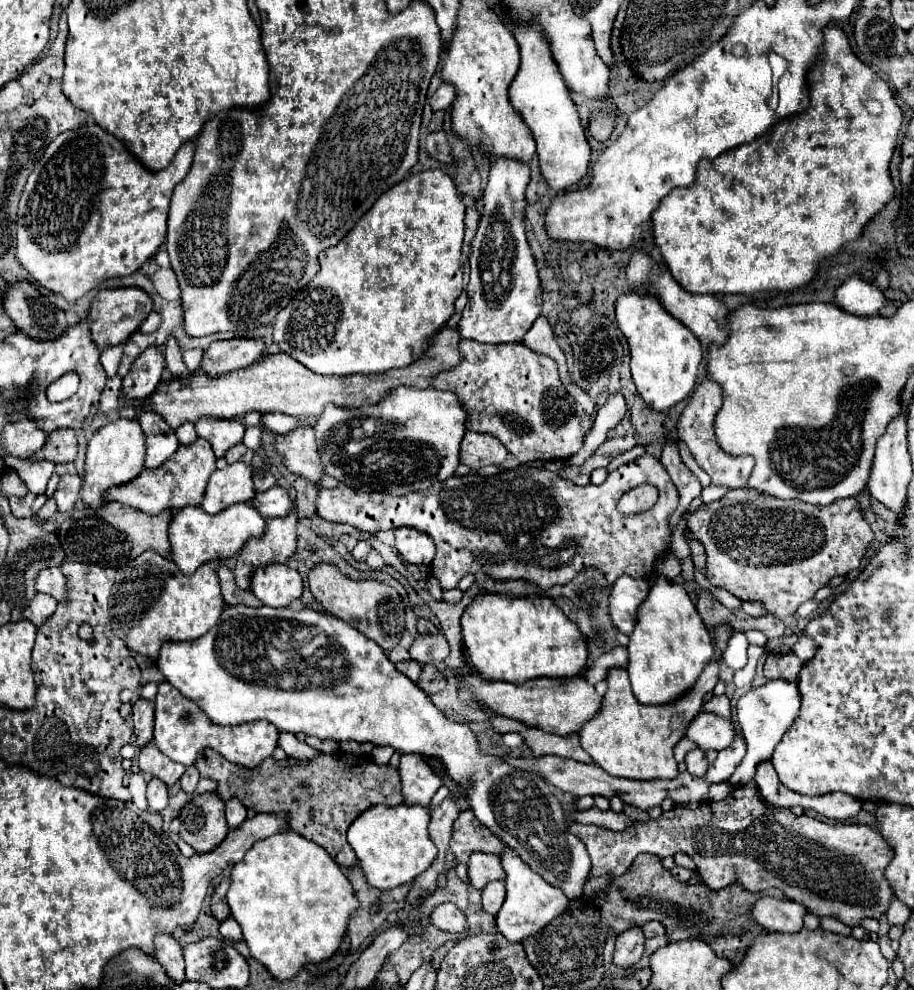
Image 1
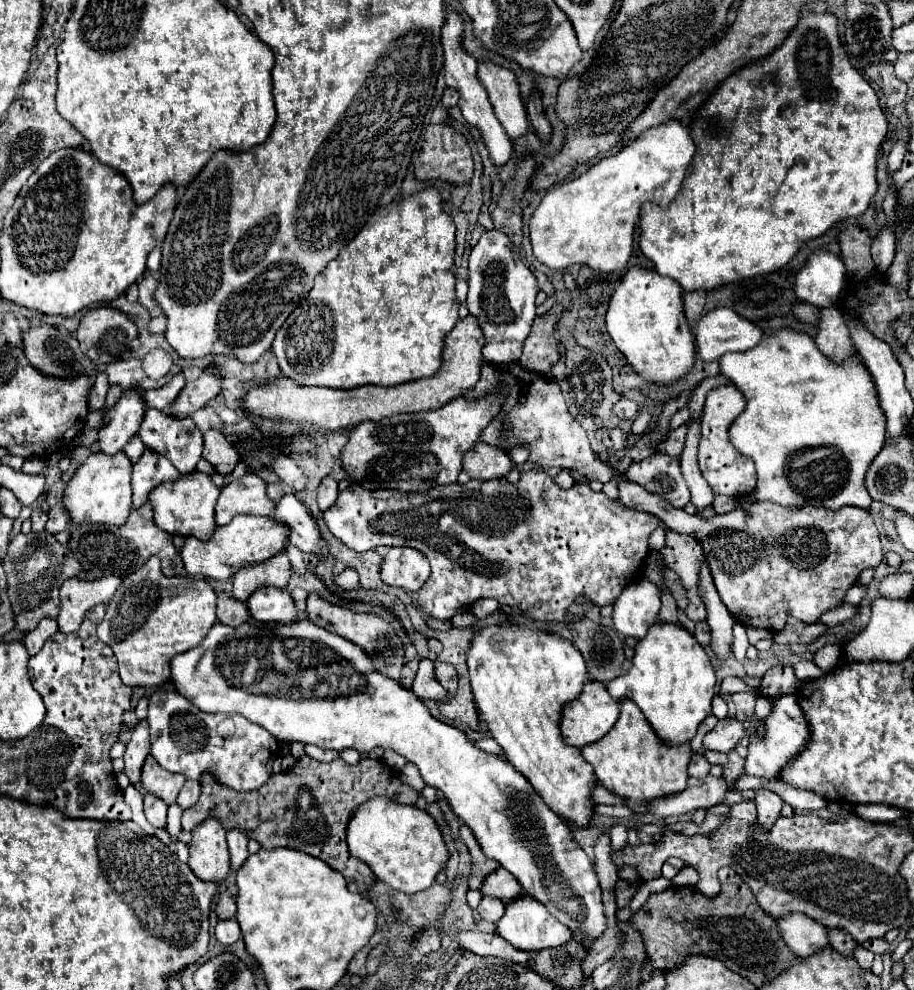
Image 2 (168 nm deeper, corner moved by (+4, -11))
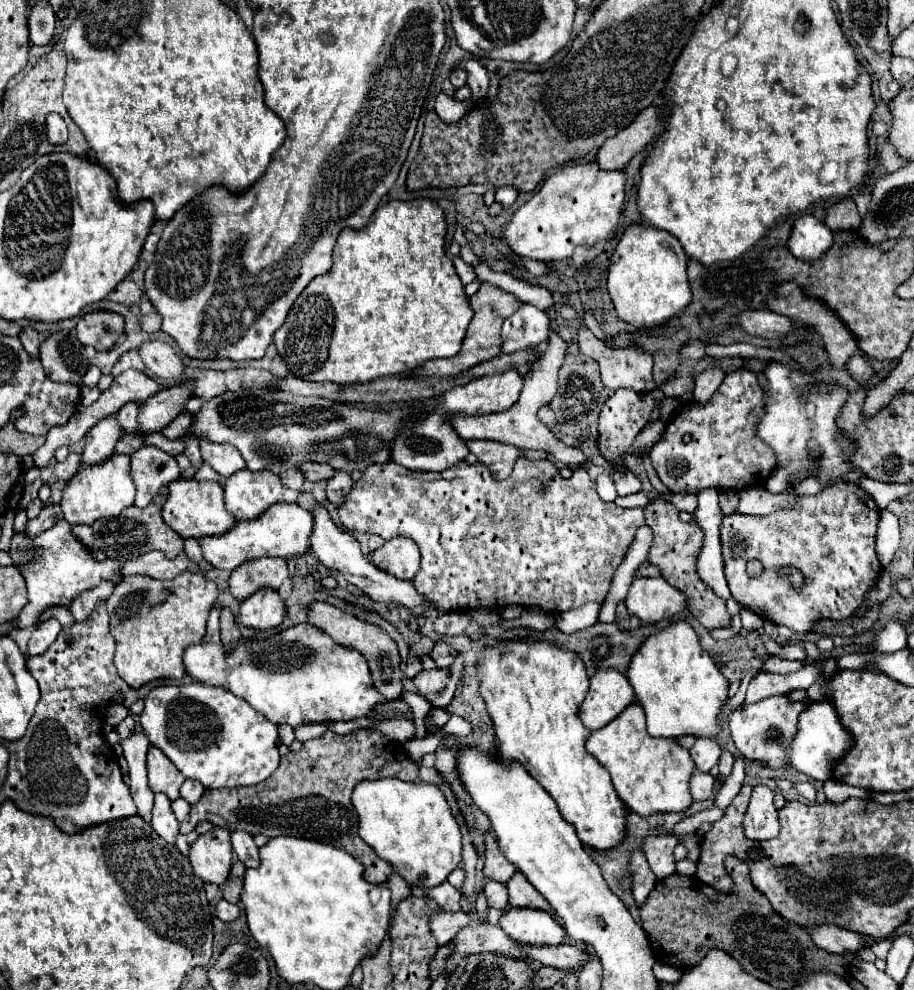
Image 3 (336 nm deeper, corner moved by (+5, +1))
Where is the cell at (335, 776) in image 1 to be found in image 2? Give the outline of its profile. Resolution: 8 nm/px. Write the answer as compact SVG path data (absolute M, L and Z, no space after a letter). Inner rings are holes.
M303 755L299 765L279 775L271 775L269 781L257 791L233 791L221 785L207 771L201 775L199 801L183 811L183 829L191 831L203 819L217 817L225 829L237 827L247 837L259 841L265 849L289 847L319 857L345 877L349 891L365 893L373 881L373 873L363 861L349 855L345 831L355 809L377 795L387 795L391 801L401 805L415 805L421 797L421 793L401 783L399 775L391 771L385 761L375 761L369 757L363 757L357 765L347 765L341 757L331 763L319 763ZM297 815L299 823L295 823Z

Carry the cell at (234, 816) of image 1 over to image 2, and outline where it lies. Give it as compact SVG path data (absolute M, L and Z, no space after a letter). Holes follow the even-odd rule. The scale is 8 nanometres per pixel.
M229 829L227 831L227 843L231 849L231 867L239 869L249 855L247 853L247 837L239 829Z

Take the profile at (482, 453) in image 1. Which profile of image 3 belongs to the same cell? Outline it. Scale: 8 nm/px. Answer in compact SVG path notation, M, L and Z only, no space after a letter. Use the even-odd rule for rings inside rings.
M468 441L466 445L470 453L474 453L478 461L496 475L498 481L506 479L512 473L514 463L520 455L520 449L516 449L514 445L504 445L498 441Z

